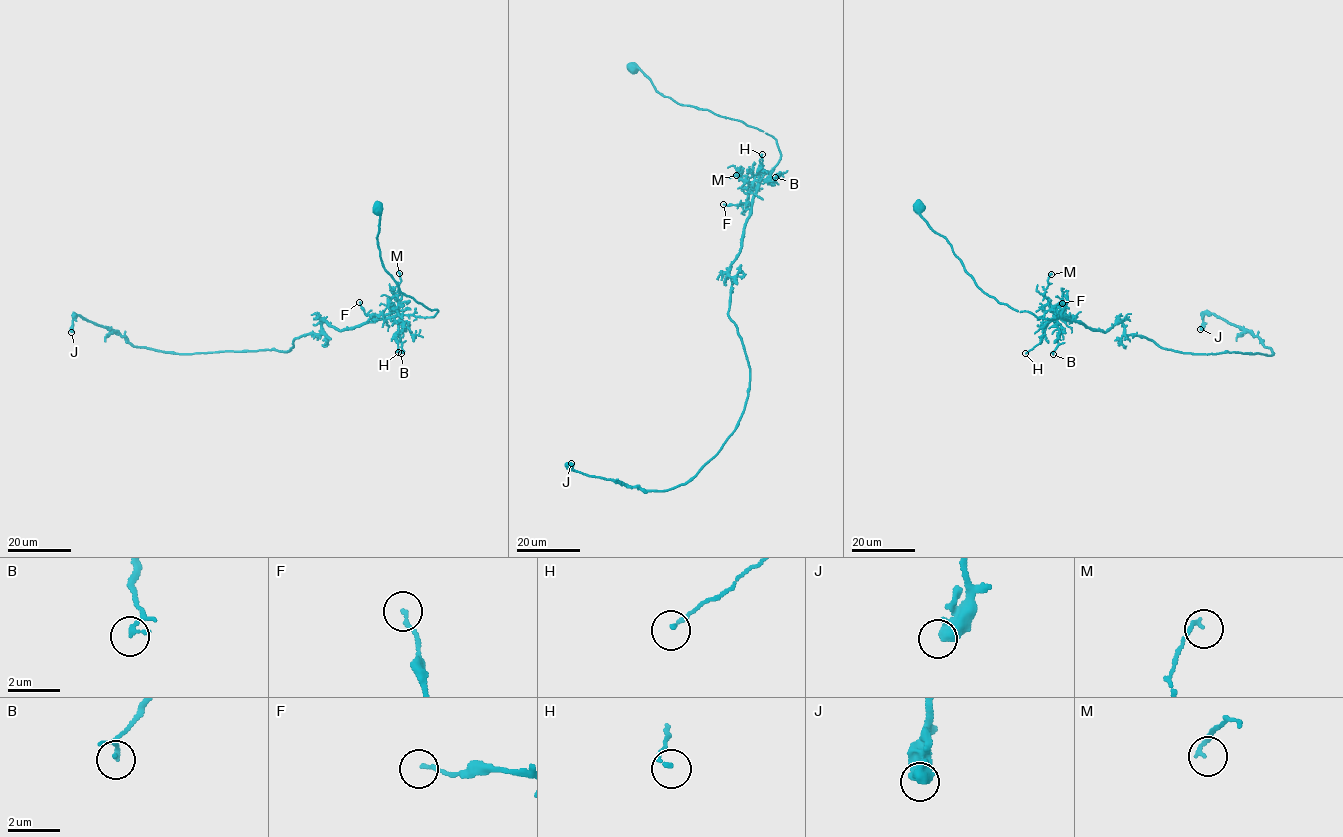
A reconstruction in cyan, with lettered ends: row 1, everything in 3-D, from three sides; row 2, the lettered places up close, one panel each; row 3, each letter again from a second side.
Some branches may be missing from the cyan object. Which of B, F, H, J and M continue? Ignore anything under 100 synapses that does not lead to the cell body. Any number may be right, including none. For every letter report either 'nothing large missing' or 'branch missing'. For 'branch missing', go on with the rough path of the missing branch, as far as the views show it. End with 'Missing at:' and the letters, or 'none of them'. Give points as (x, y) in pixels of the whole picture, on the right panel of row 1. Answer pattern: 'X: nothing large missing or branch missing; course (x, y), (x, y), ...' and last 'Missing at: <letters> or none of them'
B: nothing large missing
F: nothing large missing
H: nothing large missing
J: nothing large missing
M: nothing large missing
Missing at: none of them

